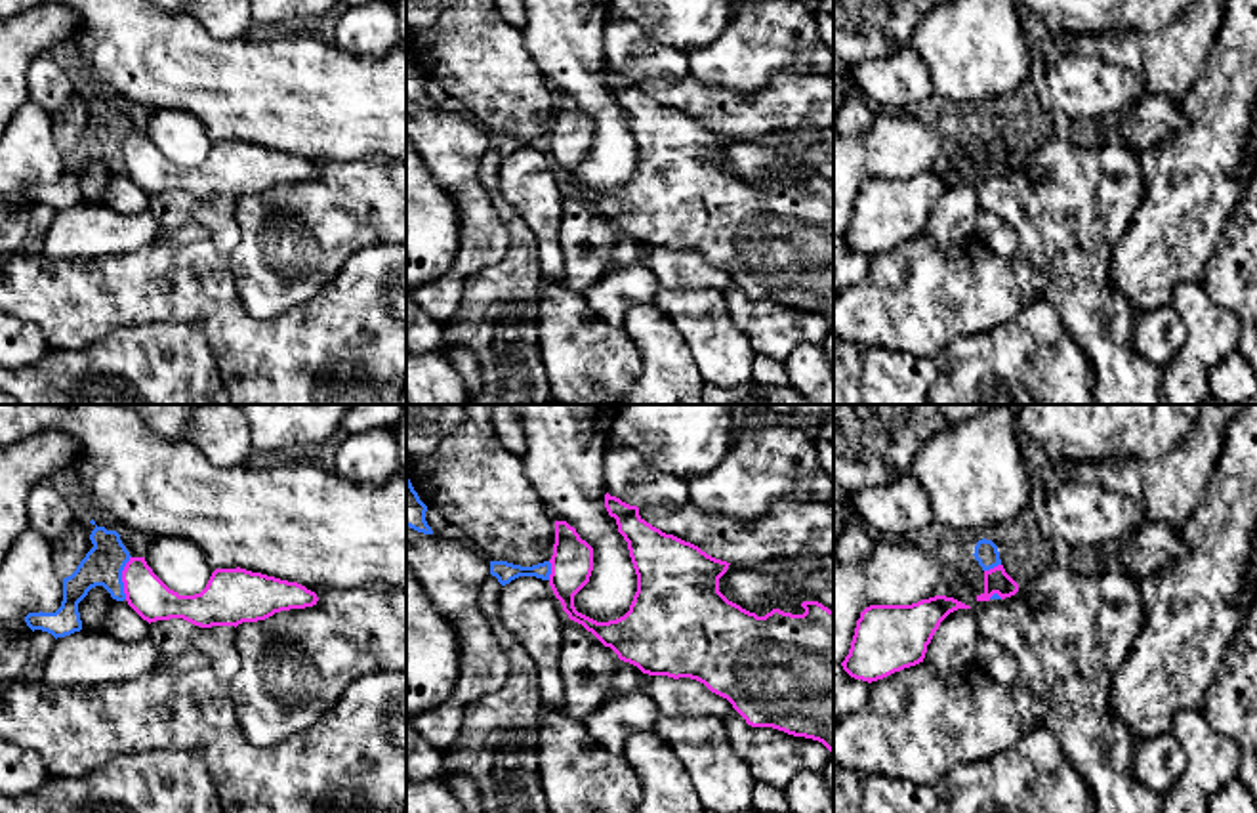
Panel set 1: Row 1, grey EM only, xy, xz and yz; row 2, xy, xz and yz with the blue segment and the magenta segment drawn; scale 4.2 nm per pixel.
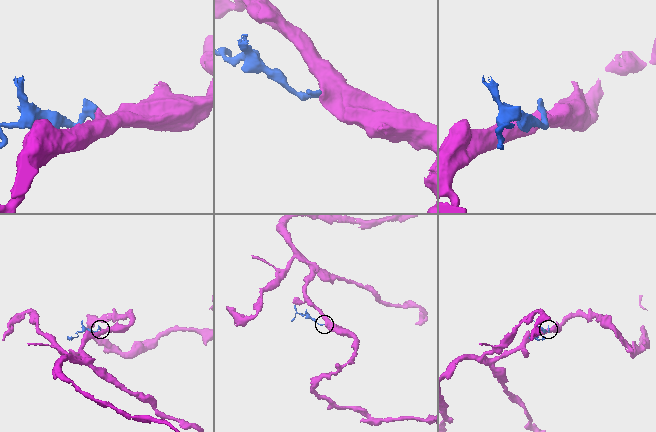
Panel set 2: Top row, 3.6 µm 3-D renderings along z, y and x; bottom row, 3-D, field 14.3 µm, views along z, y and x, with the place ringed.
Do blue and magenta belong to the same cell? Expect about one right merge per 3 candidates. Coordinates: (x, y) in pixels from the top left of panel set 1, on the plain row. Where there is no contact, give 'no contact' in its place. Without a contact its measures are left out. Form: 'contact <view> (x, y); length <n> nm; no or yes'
contact xy (121, 149); length 190 nm; no

